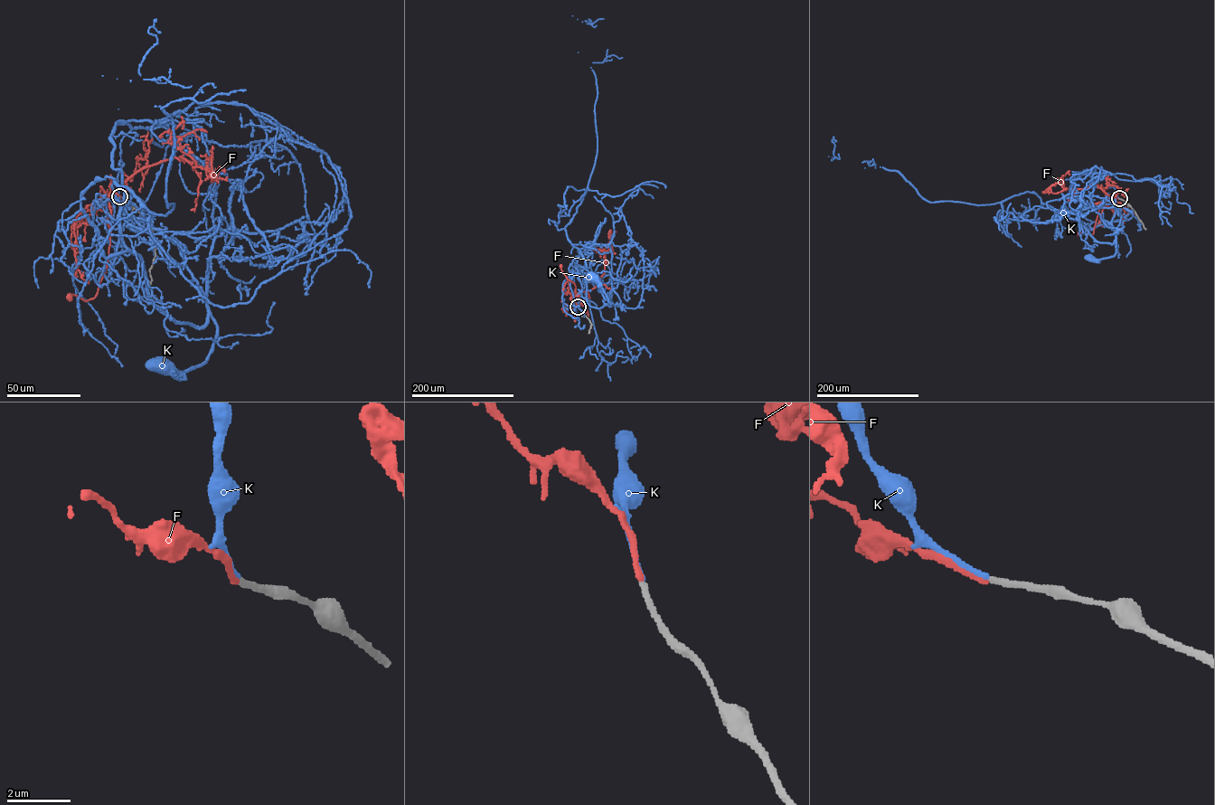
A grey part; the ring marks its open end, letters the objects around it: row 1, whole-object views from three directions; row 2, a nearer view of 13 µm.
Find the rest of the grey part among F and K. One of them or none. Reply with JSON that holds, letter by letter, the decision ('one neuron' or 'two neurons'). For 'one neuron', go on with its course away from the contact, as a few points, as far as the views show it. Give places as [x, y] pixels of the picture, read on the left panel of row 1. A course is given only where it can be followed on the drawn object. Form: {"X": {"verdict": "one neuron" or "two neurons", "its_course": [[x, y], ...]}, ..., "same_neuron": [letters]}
{"F": {"verdict": "two neurons"}, "K": {"verdict": "one neuron", "its_course": [[118, 196], [125, 124], [110, 136], [123, 244], [170, 318], [216, 327], [200, 365], [161, 364]]}, "same_neuron": ["K"]}

